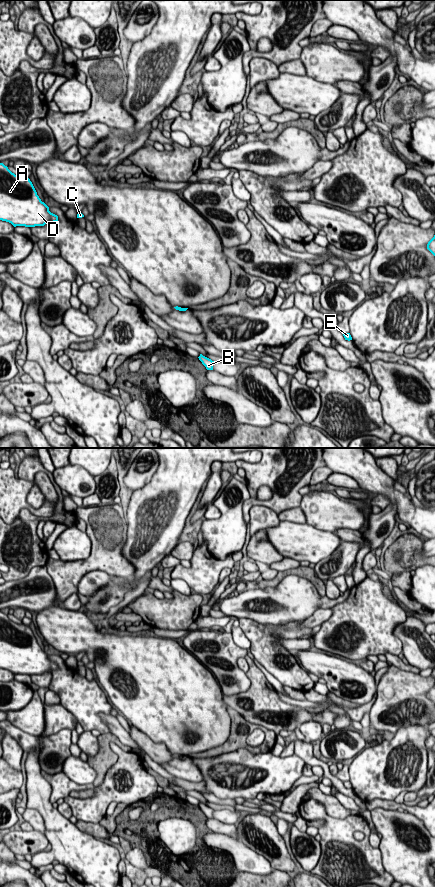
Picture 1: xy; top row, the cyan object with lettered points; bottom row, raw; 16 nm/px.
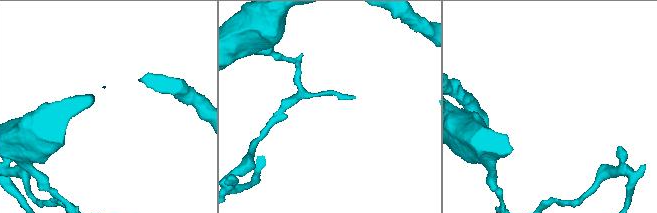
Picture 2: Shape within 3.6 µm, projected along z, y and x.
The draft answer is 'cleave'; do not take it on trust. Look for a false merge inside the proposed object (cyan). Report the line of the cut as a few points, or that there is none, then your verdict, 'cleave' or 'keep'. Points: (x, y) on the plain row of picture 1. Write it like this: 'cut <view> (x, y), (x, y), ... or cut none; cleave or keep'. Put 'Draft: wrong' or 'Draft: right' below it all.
cut xy (180, 755), (178, 757); cleave
Draft: right

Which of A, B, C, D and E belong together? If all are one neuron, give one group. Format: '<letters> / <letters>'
A C D E / B

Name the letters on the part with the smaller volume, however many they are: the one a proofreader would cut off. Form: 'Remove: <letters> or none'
Remove: B

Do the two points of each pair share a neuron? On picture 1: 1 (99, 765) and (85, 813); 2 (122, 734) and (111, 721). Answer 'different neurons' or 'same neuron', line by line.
1: different neurons
2: same neuron

